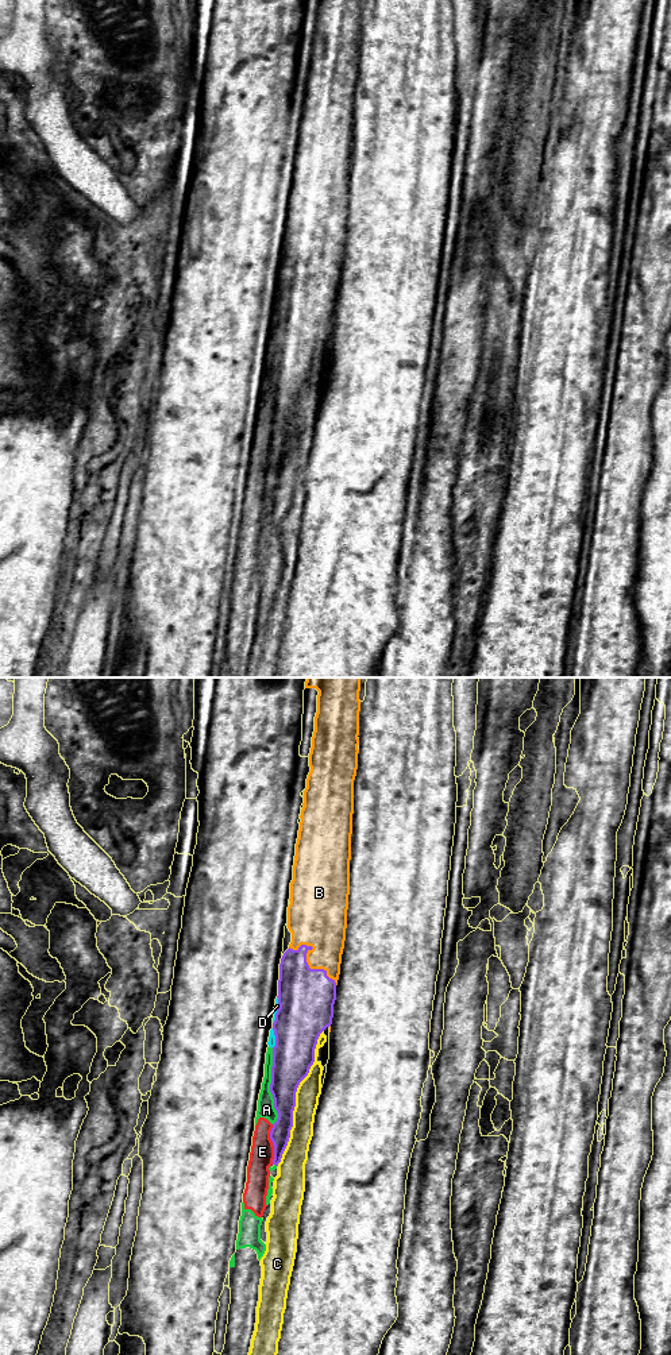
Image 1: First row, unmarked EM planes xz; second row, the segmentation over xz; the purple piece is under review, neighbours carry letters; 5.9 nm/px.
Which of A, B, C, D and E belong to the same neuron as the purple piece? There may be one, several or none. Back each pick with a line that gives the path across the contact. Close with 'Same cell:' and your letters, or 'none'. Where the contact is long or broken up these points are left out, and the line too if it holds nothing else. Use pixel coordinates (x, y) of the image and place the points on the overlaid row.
Same cell: B

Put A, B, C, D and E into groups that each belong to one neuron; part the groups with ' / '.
A D E / B / C

